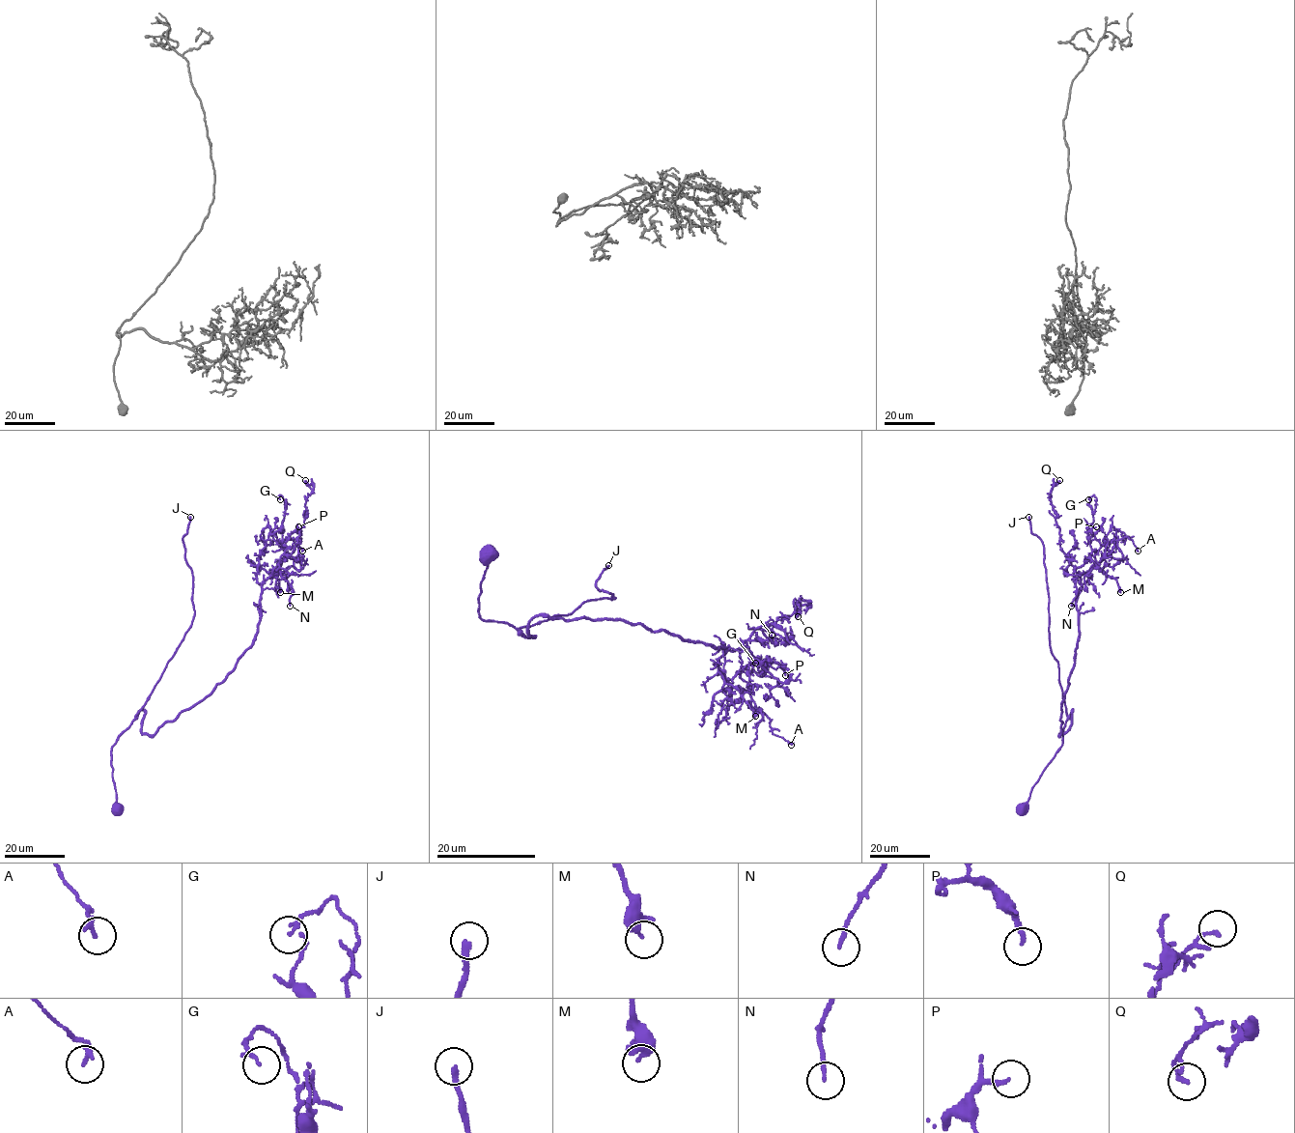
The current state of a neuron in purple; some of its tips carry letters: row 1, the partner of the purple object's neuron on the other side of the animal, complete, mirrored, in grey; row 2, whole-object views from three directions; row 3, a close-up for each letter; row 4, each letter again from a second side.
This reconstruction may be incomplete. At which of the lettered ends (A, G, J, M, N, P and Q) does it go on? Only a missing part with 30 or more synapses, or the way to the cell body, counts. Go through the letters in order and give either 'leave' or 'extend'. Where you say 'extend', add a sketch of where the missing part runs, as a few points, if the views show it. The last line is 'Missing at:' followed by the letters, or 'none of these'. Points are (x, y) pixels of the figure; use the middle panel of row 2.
A: leave
G: leave
J: extend
M: leave
N: leave
P: leave
Q: leave
Missing at: J

